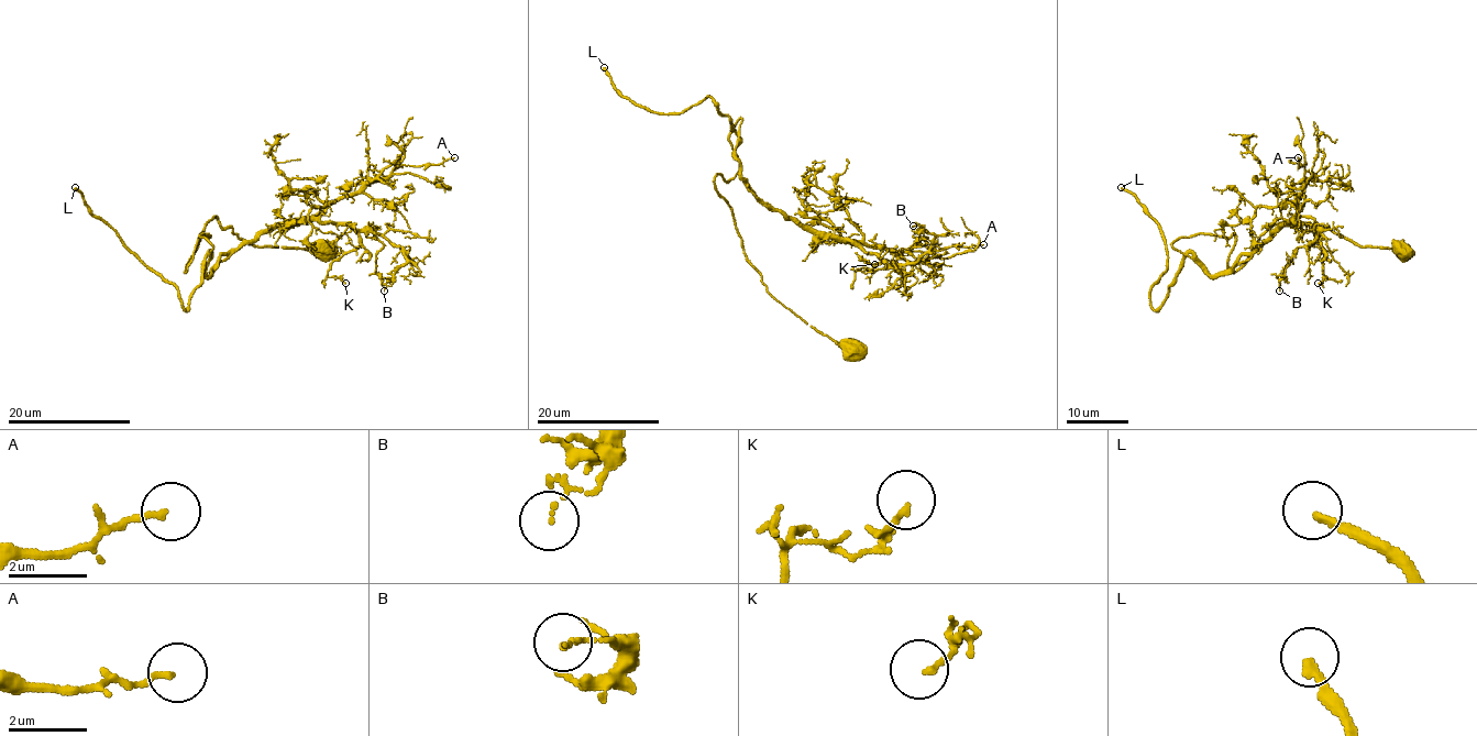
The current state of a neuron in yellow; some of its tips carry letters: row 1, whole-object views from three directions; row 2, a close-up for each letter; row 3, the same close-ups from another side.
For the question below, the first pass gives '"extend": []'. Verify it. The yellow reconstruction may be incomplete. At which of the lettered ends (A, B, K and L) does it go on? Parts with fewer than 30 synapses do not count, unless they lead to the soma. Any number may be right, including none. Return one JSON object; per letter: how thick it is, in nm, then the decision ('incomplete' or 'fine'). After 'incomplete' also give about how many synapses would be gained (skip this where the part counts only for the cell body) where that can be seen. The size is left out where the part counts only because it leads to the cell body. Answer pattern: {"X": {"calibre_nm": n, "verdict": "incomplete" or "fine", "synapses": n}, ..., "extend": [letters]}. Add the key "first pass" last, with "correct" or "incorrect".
{"A": {"calibre_nm": 140, "verdict": "fine"}, "B": {"calibre_nm": 70, "verdict": "fine"}, "K": {"calibre_nm": 140, "verdict": "fine"}, "L": {"calibre_nm": 220, "verdict": "incomplete", "synapses": 250}, "extend": ["L"], "first pass": "incorrect"}

